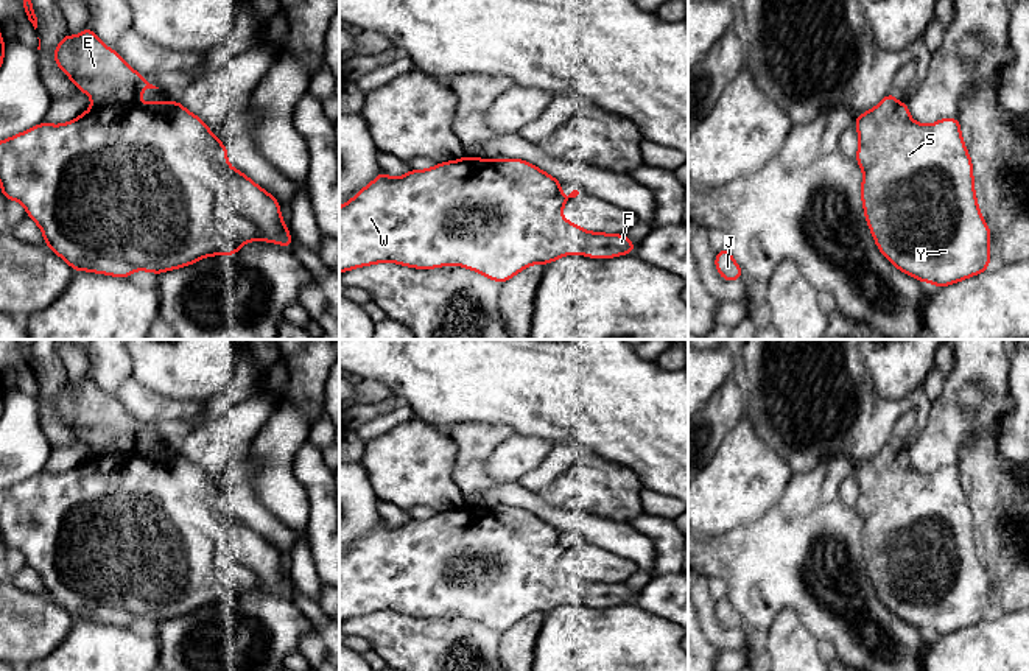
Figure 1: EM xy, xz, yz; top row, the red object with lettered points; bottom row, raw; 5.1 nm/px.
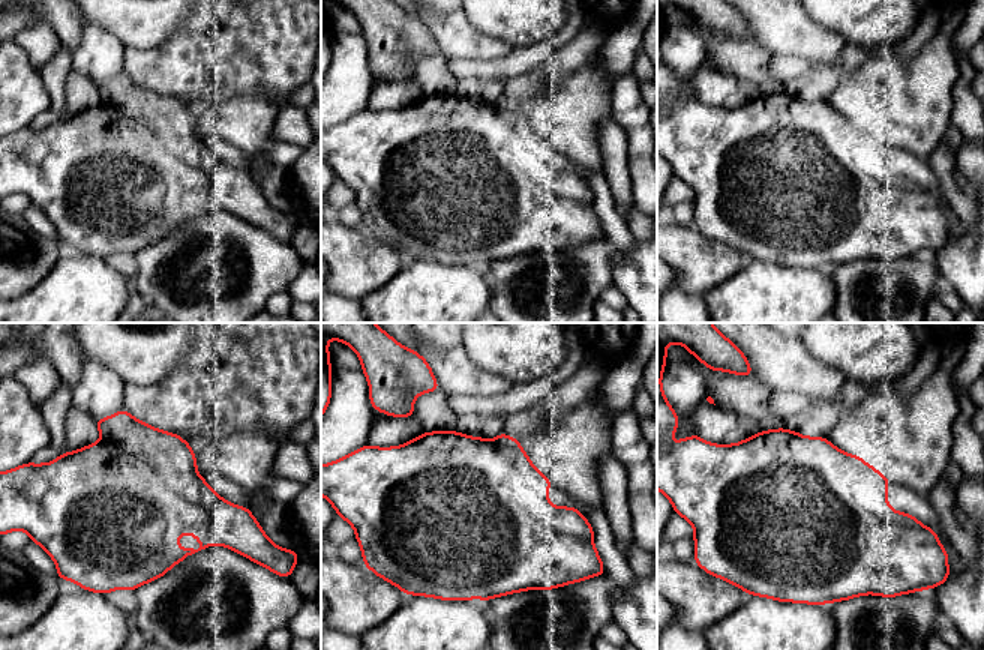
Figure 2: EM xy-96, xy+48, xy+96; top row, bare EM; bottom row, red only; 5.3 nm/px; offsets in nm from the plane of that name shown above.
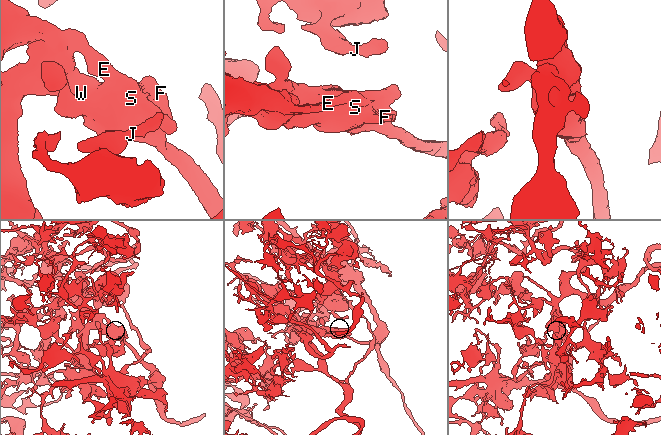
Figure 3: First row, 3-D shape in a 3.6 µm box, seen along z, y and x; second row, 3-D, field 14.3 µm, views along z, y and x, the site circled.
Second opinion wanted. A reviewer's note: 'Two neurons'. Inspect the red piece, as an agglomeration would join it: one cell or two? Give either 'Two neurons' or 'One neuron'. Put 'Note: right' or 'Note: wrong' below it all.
Two neurons
Note: right

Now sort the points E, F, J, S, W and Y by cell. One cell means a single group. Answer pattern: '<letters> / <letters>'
E J / F S W Y

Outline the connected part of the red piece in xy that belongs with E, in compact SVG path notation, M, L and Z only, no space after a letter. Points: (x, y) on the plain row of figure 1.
M89 374L78 386L65 380L53 405L76 437L92 447L92 456L137 455L163 465L176 478L188 504L212 518L223 536L223 548L241 565L252 568L263 584L291 598L293 587L282 568L279 550L227 512L227 495L179 448L140 451L139 445L145 437L159 436L149 433L115 399L104 394Z

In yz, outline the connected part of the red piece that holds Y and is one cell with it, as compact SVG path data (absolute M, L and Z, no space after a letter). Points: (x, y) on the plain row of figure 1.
M957 465L932 473L911 470L890 501L864 520L861 548L876 596L915 629L940 637L989 618L992 584L978 556Z

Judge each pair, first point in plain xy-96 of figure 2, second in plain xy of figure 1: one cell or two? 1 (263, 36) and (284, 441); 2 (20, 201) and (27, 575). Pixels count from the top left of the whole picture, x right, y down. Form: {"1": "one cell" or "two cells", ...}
{"1": "two cells", "2": "two cells"}

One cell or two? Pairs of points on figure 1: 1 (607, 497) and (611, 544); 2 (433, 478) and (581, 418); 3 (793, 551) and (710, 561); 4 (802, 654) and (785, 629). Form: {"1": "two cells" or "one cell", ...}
{"1": "two cells", "2": "two cells", "3": "one cell", "4": "one cell"}

